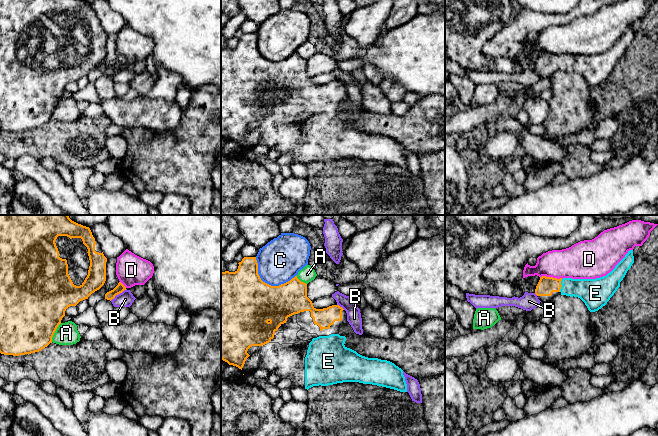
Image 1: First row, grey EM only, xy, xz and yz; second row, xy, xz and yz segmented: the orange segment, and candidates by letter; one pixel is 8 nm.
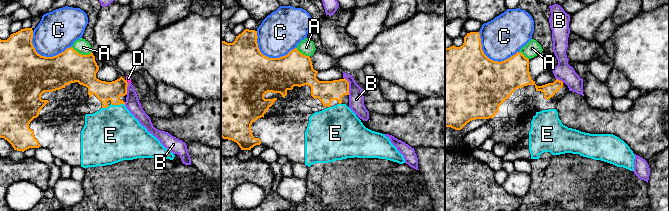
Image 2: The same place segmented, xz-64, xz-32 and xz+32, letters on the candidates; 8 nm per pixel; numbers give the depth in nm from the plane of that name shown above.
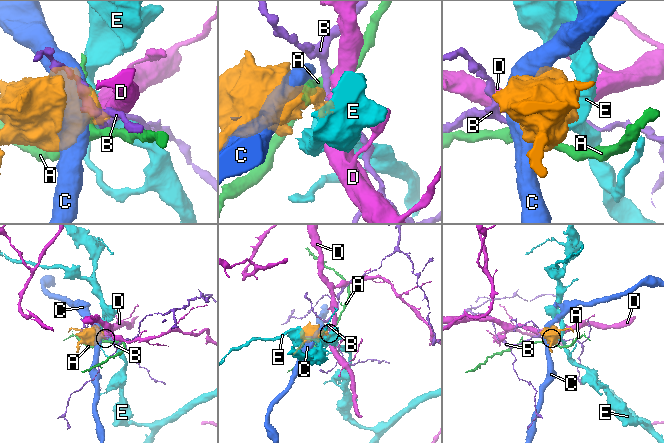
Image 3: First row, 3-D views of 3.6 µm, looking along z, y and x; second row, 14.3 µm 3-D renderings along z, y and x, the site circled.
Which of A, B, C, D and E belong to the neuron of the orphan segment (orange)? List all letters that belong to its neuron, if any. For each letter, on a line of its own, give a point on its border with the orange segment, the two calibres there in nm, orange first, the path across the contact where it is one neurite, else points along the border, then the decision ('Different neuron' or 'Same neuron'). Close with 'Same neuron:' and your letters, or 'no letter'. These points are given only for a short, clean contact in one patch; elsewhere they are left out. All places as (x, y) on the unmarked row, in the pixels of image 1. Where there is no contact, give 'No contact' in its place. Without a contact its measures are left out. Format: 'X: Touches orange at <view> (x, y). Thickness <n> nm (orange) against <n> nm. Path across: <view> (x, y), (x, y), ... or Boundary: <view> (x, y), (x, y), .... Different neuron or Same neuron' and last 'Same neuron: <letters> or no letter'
A: Touches orange at xy (54, 108). Thickness 500 nm (orange) against 180 nm. Different neuron
B: Touches orange at xy (118, 69). Thickness 70 nm (orange) against 130 nm. Boundary: xy (126, 65), (110, 76). Different neuron
C: Touches orange at xz (266, 59). Thickness 480 nm (orange) against 340 nm. Different neuron
D: Touches orange at yz (551, 53). Thickness 150 nm (orange) against 280 nm. Boundary: yz (540, 52), (562, 54). Different neuron
E: Touches orange at yz (561, 61). Thickness 150 nm (orange) against 200 nm. Path across: yz (546, 62), (561, 61), (591, 67). Same neuron
Same neuron: E

